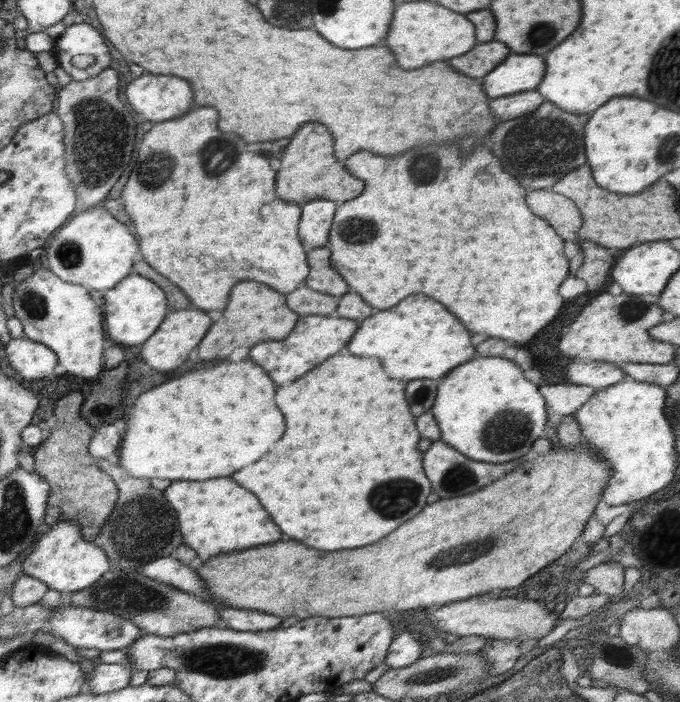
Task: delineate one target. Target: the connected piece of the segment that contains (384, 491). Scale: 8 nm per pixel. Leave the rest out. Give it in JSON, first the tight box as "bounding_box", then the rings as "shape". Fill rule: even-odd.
{"bounding_box":[230,354,432,550],"shape":[[[336,354],[328,360],[324,360],[324,364],[316,366],[312,372],[306,372],[304,376],[300,376],[300,380],[294,380],[292,384],[280,386],[276,390],[276,406],[282,410],[282,414],[286,418],[286,432],[262,460],[254,462],[252,466],[242,468],[240,472],[234,472],[230,478],[258,496],[258,500],[270,512],[274,524],[278,524],[278,528],[284,534],[288,534],[288,538],[300,540],[306,546],[320,548],[320,550],[342,550],[342,548],[366,546],[366,544],[372,544],[372,542],[384,538],[386,534],[390,534],[401,524],[407,523],[410,518],[418,515],[427,505],[426,499],[432,492],[431,483],[422,466],[422,452],[418,452],[418,448],[416,448],[416,444],[420,442],[420,434],[416,432],[414,416],[410,414],[408,402],[404,400],[404,388],[406,388],[406,382],[398,382],[398,380],[384,376],[384,368],[382,368],[380,360],[352,356],[352,354],[348,354],[348,356]]]}

